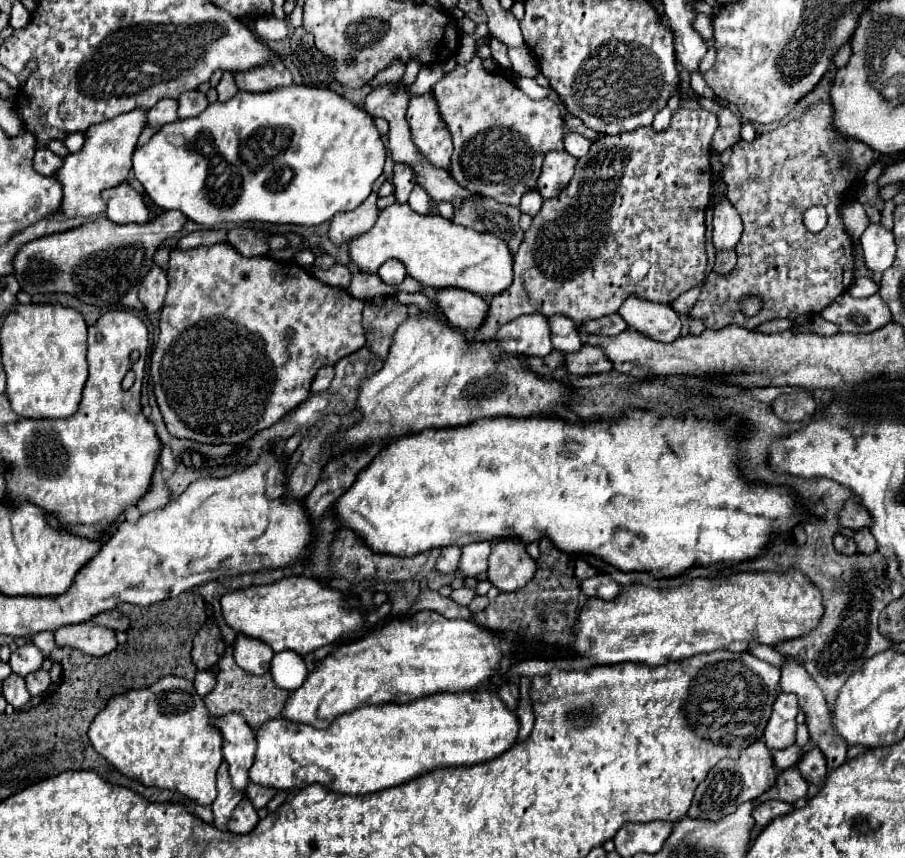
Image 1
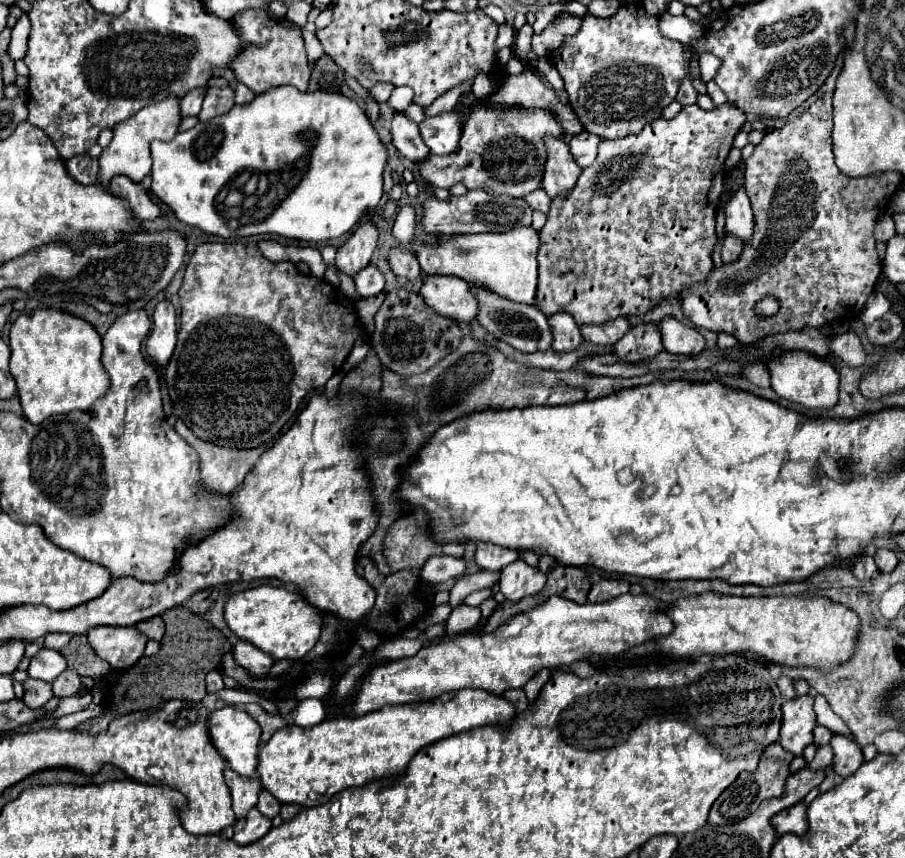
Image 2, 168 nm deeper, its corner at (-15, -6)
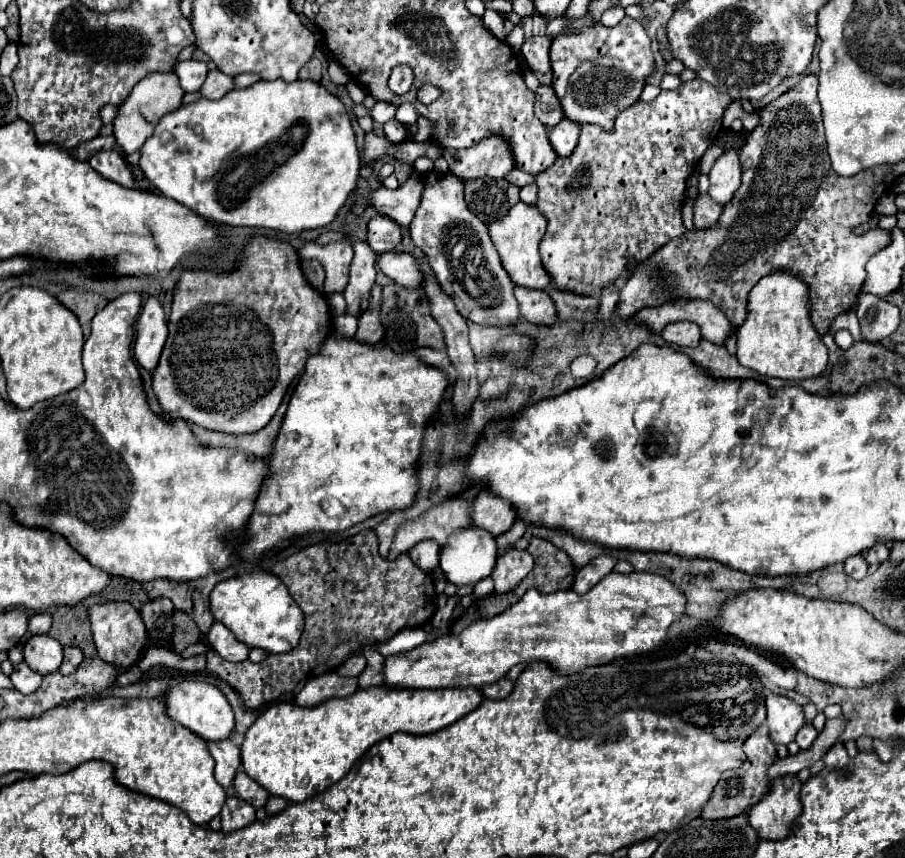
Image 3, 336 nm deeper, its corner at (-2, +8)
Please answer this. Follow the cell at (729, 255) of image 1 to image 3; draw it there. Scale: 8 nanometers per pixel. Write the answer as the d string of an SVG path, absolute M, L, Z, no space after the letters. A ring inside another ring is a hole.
M697 195L695 197L695 227L697 229L707 229L707 227L713 227L715 221L719 219L721 215L721 205L711 201L709 195Z

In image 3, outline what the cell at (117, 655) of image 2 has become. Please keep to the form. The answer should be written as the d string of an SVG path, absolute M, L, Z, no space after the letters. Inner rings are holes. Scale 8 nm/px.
M105 603L91 607L89 613L91 619L91 631L93 641L97 647L97 653L103 661L119 667L131 667L139 661L145 643L147 643L147 631L143 625L143 619L139 617L139 611L131 603Z

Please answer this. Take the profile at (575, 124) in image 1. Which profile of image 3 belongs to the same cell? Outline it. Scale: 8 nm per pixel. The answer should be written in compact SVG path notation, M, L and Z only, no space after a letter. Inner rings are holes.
M539 87L537 89L537 101L535 101L535 117L543 119L545 127L553 127L563 119L563 111L559 105L559 99L551 87Z

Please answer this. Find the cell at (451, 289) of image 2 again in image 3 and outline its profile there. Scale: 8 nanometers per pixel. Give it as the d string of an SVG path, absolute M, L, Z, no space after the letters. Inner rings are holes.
M381 253L379 259L379 269L395 283L403 287L421 287L423 285L423 271L419 267L419 261L409 255L409 253Z

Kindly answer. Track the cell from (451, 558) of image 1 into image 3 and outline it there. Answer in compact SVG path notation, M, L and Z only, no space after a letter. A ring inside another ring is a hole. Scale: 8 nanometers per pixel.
M423 541L411 549L409 557L421 571L431 571L439 565L439 545L435 541Z

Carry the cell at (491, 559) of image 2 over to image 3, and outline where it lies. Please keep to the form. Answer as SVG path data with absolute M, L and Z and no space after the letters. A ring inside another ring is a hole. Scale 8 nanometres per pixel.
M477 493L473 501L473 523L499 535L507 531L515 521L515 509L507 505L507 501L499 501L499 497L491 497L491 493Z

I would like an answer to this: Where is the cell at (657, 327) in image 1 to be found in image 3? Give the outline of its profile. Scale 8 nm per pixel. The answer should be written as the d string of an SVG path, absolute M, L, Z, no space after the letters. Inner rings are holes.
M677 321L677 323L669 323L663 329L663 337L665 341L679 345L679 347L697 347L701 341L699 335L699 327L695 323L687 323L687 321Z

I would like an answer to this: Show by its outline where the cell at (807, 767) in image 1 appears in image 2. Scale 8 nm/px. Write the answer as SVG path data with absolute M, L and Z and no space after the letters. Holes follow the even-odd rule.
M824 745L824 747L818 747L816 757L814 757L814 761L808 765L808 769L814 769L814 771L826 771L826 769L832 767L832 763L834 763L832 747L830 747L830 745Z

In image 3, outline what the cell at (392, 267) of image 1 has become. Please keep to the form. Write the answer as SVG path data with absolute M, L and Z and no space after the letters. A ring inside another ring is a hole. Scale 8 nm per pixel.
M377 215L367 223L367 243L375 253L393 251L401 239L401 227L385 215Z

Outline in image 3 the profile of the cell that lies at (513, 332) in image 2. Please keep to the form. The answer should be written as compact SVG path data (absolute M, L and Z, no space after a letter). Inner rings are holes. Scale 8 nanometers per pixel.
M429 171L427 175L421 173L419 177L423 183L423 195L421 195L421 205L415 213L415 219L409 225L409 233L413 243L427 255L435 277L439 279L445 293L455 301L457 311L465 319L471 319L473 323L479 323L479 325L509 325L519 321L521 315L519 315L517 299L513 295L513 281L507 277L507 271L501 265L499 253L495 253L495 247L491 245L487 225L479 221L479 217L475 217L465 205L463 179L455 177L451 171L447 173Z

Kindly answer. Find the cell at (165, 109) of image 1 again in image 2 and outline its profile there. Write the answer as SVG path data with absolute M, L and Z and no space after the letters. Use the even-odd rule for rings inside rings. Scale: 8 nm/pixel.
M194 89L190 91L186 97L180 99L180 115L182 117L196 117L200 113L202 107L202 99L204 99L204 89Z

